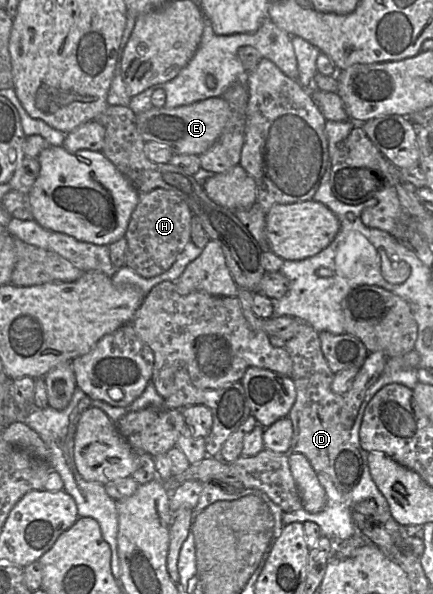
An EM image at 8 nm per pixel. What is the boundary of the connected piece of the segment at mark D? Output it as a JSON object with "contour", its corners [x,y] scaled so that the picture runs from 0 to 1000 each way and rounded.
{"contour":[[[691,540],[684,562],[661,574],[677,625],[672,638],[684,658],[681,677],[665,697],[674,710],[670,761],[702,766],[732,798],[755,800],[790,830],[806,830],[829,813],[838,774],[808,742],[808,724],[785,709],[792,667],[764,657],[771,628],[746,599],[734,559],[709,542]]]}

